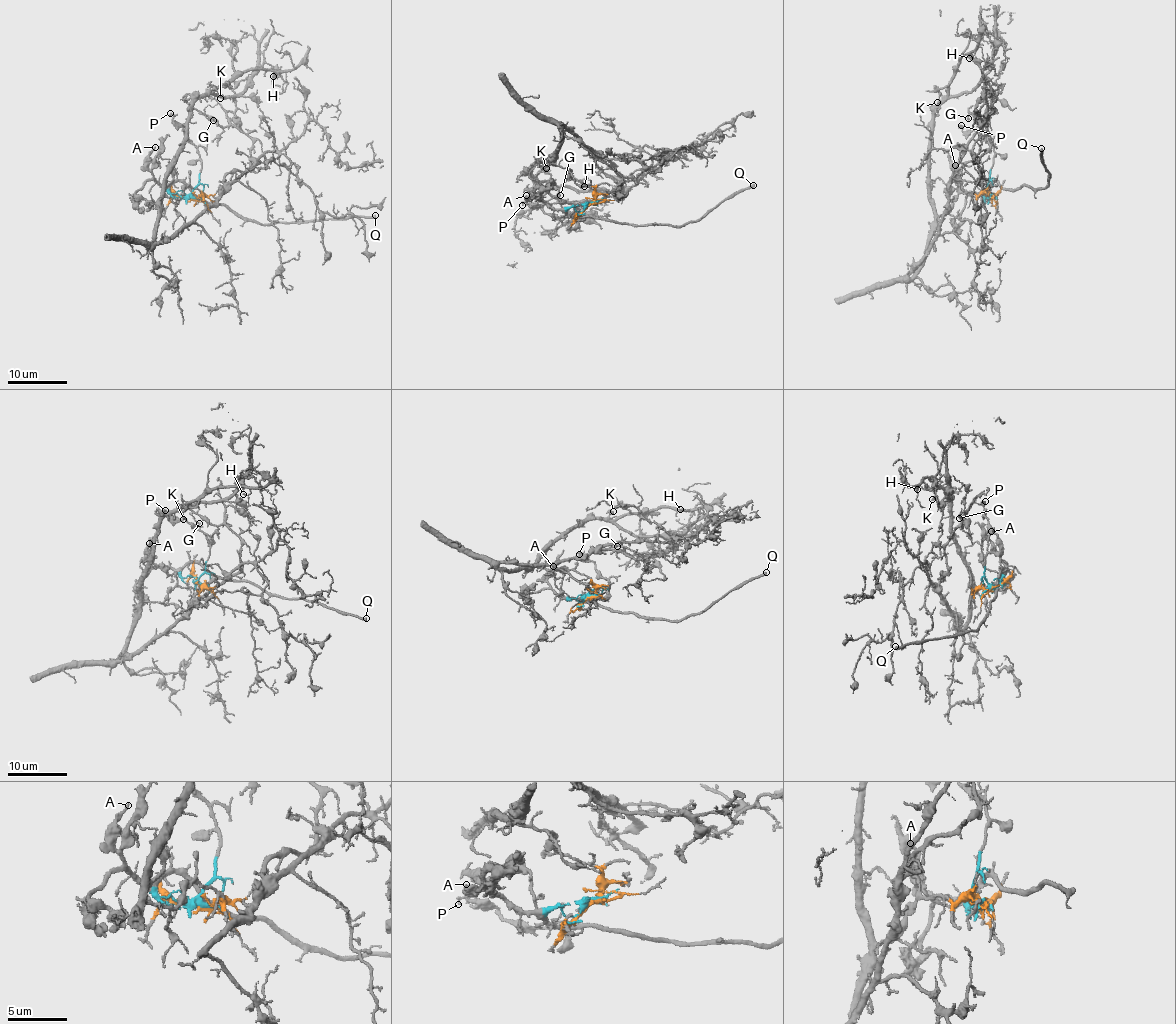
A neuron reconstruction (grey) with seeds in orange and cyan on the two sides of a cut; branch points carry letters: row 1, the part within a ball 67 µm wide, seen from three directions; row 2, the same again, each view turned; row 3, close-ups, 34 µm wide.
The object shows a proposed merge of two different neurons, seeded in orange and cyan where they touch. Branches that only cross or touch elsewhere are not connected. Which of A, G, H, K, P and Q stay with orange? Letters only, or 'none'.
G, H, K

